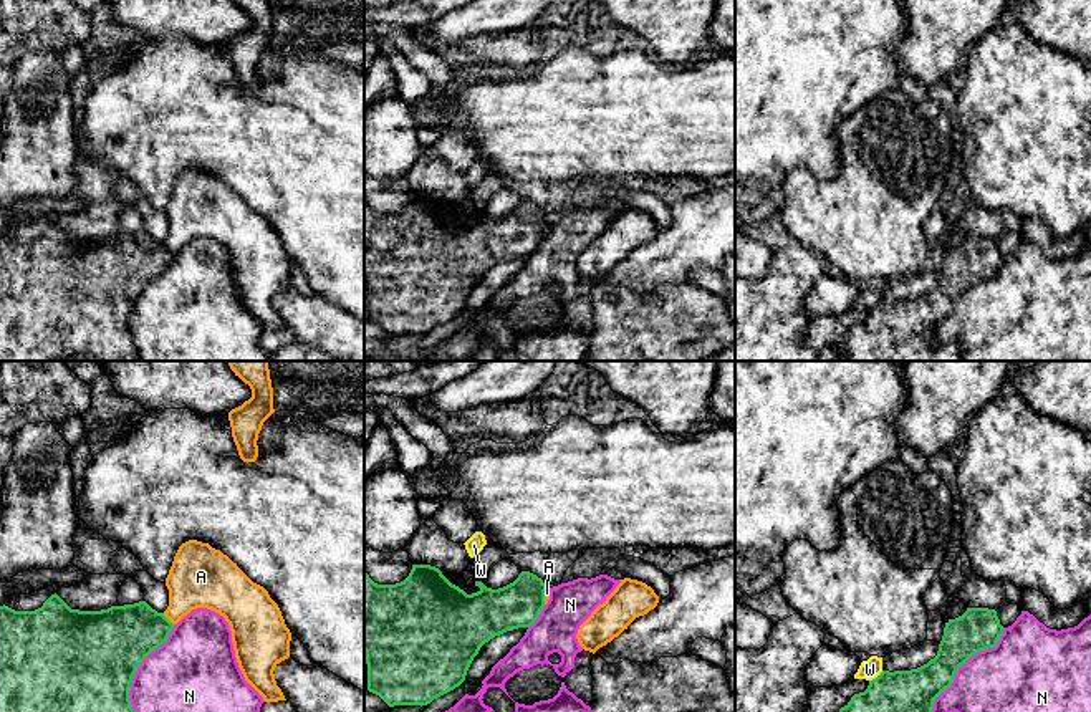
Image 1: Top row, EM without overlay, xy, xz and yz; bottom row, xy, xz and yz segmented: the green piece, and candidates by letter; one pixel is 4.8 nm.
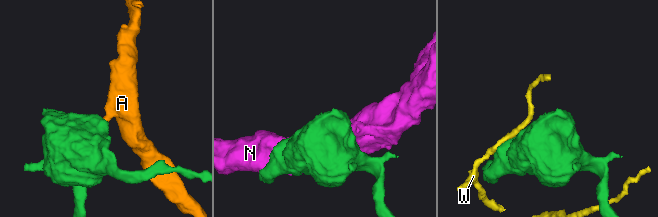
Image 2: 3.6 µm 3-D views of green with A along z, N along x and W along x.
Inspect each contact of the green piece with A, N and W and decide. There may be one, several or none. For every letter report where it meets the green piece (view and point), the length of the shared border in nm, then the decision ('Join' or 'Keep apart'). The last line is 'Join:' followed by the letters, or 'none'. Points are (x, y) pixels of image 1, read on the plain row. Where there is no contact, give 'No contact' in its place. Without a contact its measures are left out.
A: Touches green at xy (168, 249). Shared border 80 nm. Keep apart
N: Touches green at yz (959, 295). Shared border 550 nm. Keep apart
W: Touches green at yz (878, 305). Shared border 90 nm. Keep apart
Join: none

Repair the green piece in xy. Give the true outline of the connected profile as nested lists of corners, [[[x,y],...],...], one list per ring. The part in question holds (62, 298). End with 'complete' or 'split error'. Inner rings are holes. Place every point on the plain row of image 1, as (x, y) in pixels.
[[[55,222],[35,240],[0,235],[0,361],[141,361],[129,330],[131,311],[141,291],[172,258],[164,242],[146,230],[79,240]]] | complete

